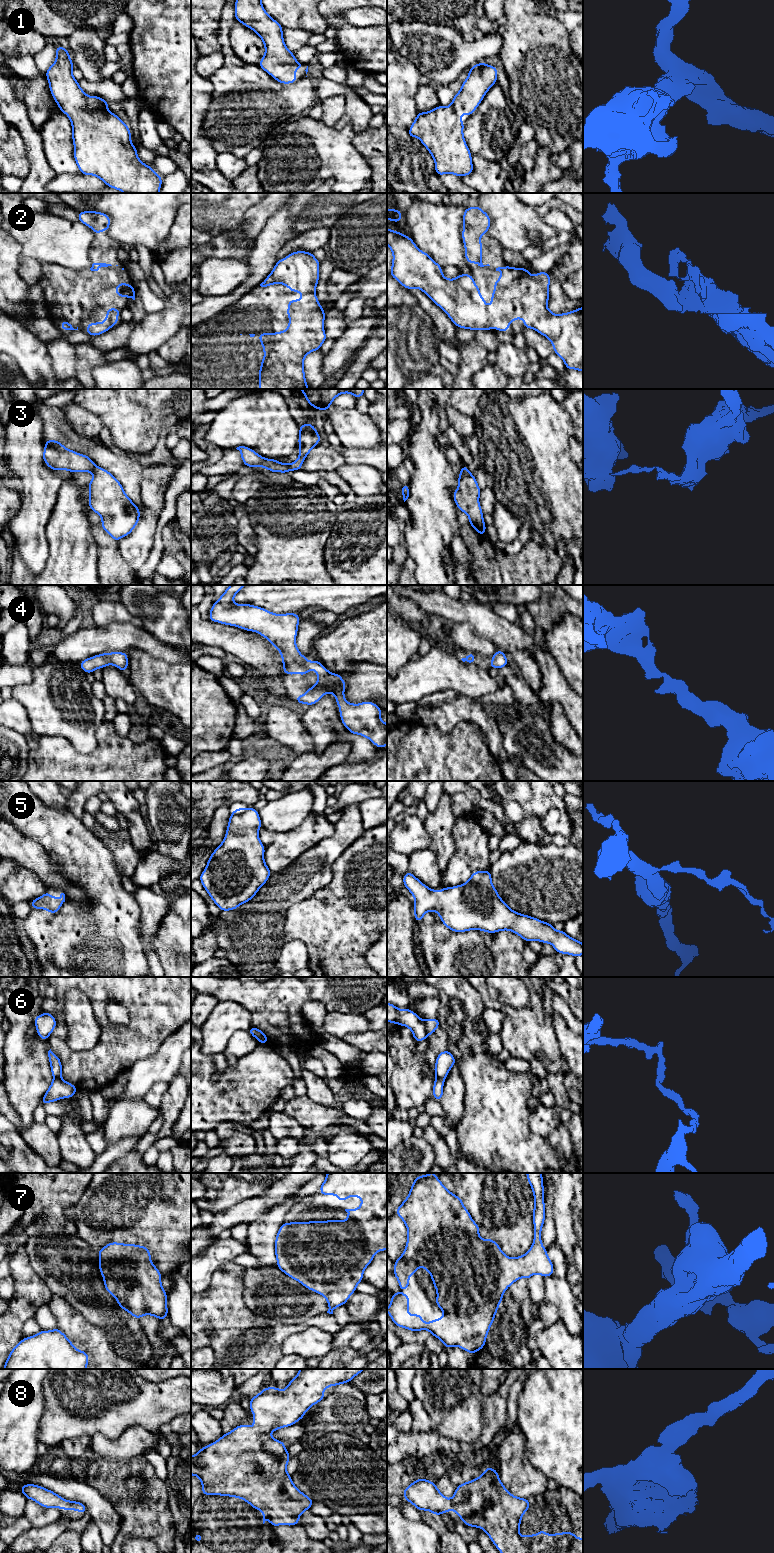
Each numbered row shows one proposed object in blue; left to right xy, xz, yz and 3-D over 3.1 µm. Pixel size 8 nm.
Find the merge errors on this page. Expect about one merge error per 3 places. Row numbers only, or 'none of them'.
3, 6

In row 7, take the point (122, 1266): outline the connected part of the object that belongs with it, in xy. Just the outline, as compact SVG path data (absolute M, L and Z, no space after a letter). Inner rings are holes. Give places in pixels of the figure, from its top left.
M110 1242L98 1250L98 1254L99 1270L104 1279L105 1289L118 1301L121 1309L128 1311L130 1315L137 1319L140 1319L143 1315L152 1315L161 1321L167 1318L167 1293L161 1285L162 1274L150 1260L151 1253L146 1246Z

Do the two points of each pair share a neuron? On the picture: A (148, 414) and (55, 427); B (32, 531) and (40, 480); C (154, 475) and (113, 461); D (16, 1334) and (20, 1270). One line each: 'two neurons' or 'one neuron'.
A: two neurons
B: one neuron
C: two neurons
D: one neuron

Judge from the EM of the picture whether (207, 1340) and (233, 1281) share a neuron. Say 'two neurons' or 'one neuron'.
one neuron

